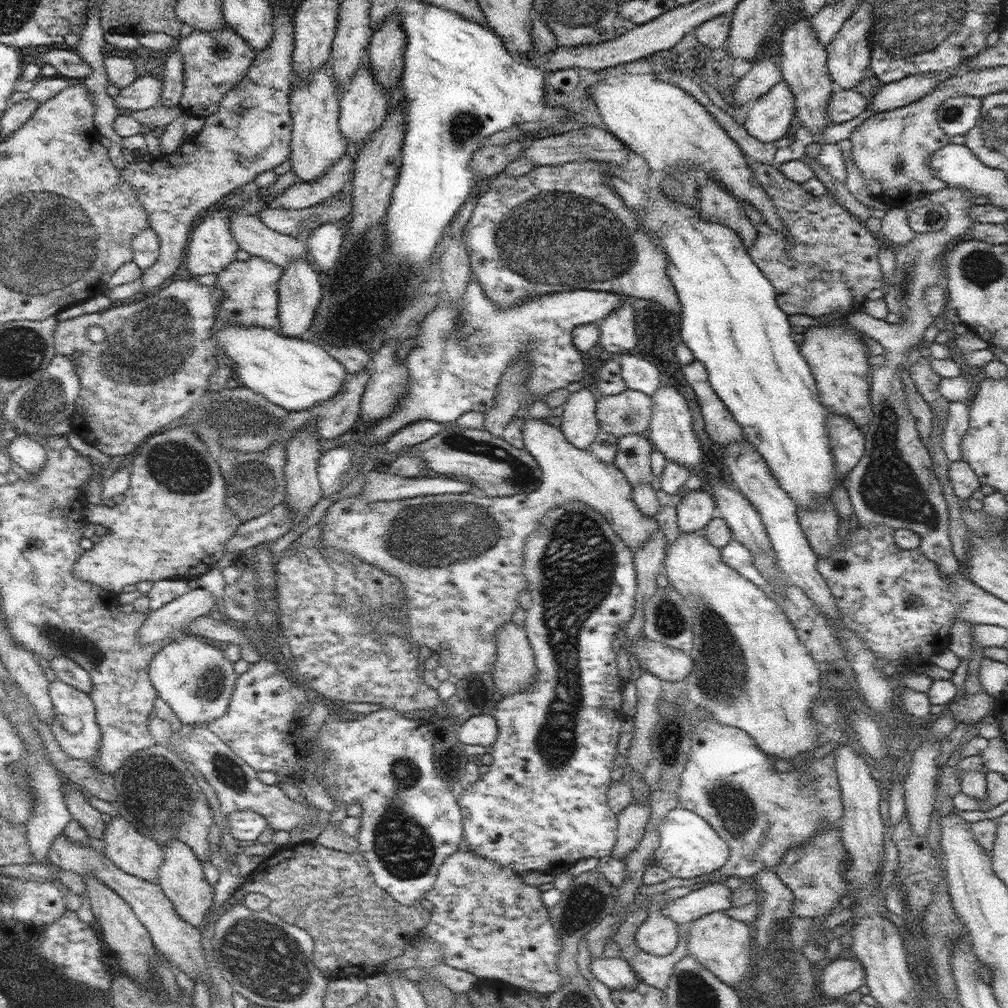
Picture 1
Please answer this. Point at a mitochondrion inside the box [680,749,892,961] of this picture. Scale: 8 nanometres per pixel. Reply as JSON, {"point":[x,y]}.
{"point":[737,813]}

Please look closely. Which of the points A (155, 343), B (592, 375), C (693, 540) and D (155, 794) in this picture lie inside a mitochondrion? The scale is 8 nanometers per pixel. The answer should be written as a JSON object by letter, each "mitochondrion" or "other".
{"A":"mitochondrion","B":"other","C":"other","D":"mitochondrion"}

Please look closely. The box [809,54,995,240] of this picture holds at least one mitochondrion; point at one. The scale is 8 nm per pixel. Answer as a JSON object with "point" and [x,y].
{"point":[951,113]}

